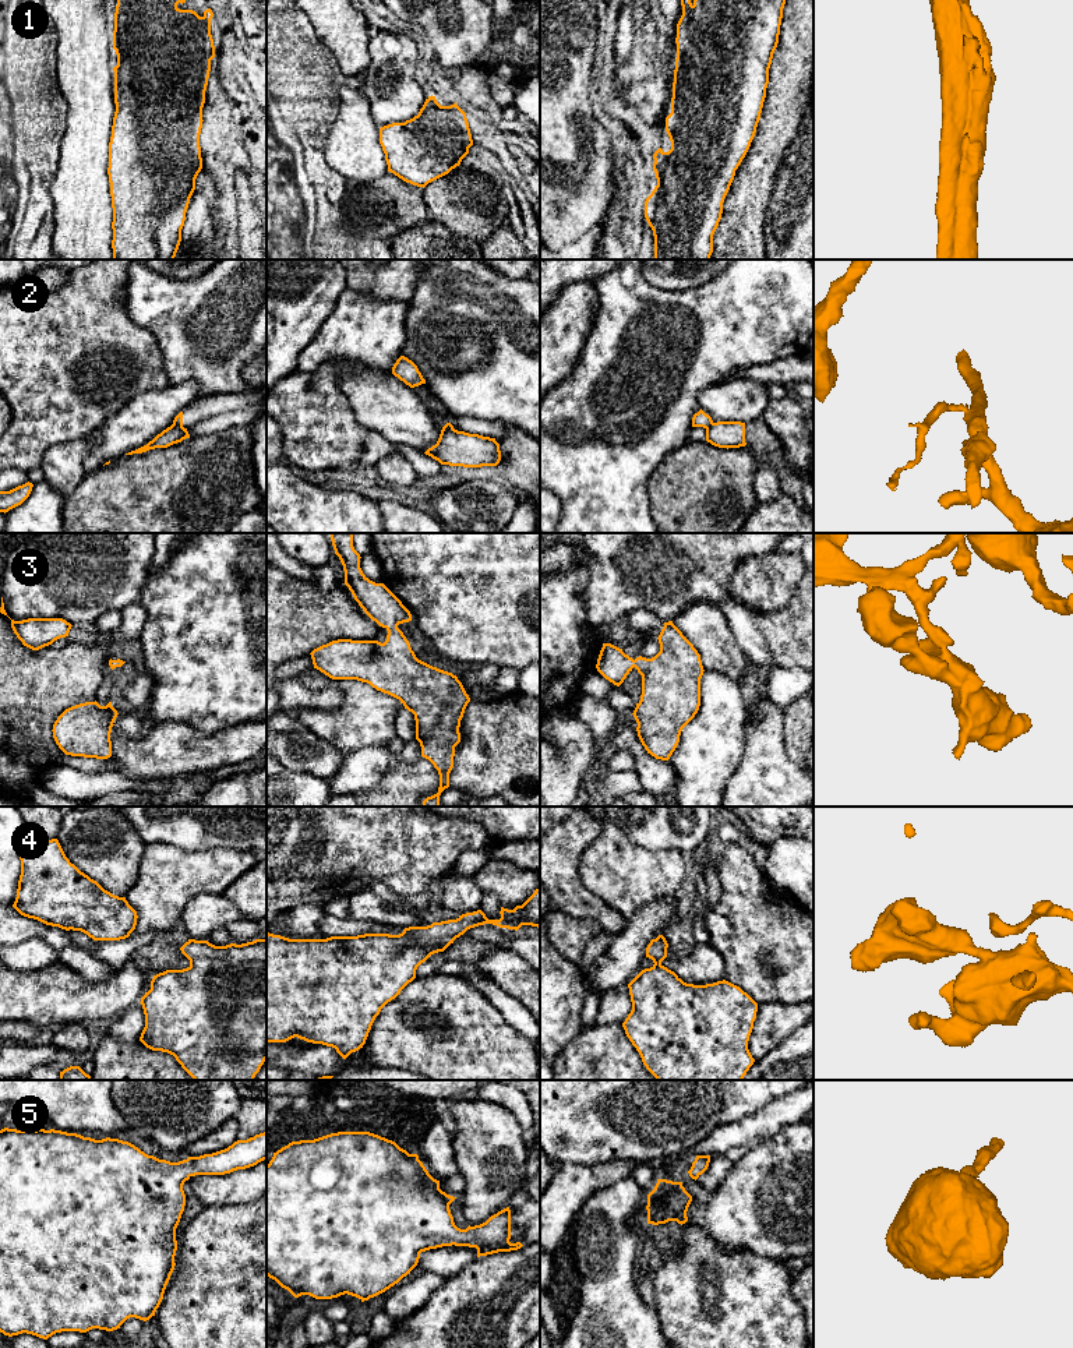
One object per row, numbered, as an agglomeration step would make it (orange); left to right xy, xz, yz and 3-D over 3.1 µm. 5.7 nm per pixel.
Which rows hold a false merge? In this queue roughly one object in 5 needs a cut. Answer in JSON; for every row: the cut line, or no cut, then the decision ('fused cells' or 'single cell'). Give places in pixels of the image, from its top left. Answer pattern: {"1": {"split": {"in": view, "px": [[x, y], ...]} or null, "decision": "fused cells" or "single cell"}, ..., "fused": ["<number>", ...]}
{"1": {"split": null, "decision": "single cell"}, "2": {"split": {"in": "yz", "px": [[713, 423], [706, 429]]}, "decision": "fused cells"}, "3": {"split": null, "decision": "single cell"}, "4": {"split": null, "decision": "single cell"}, "5": {"split": null, "decision": "single cell"}, "fused": ["2"]}

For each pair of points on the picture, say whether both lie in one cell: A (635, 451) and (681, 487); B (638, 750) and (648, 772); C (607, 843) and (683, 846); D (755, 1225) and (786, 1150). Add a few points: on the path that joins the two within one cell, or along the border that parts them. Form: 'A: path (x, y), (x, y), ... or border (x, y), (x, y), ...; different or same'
A: border (681, 445), (652, 473), (648, 483), (649, 498); different
B: path (639, 755), (646, 766); same
C: border (613, 824), (631, 840), (643, 847), (670, 850); different
D: path (770, 1207), (776, 1200), (776, 1181), (786, 1170); same

